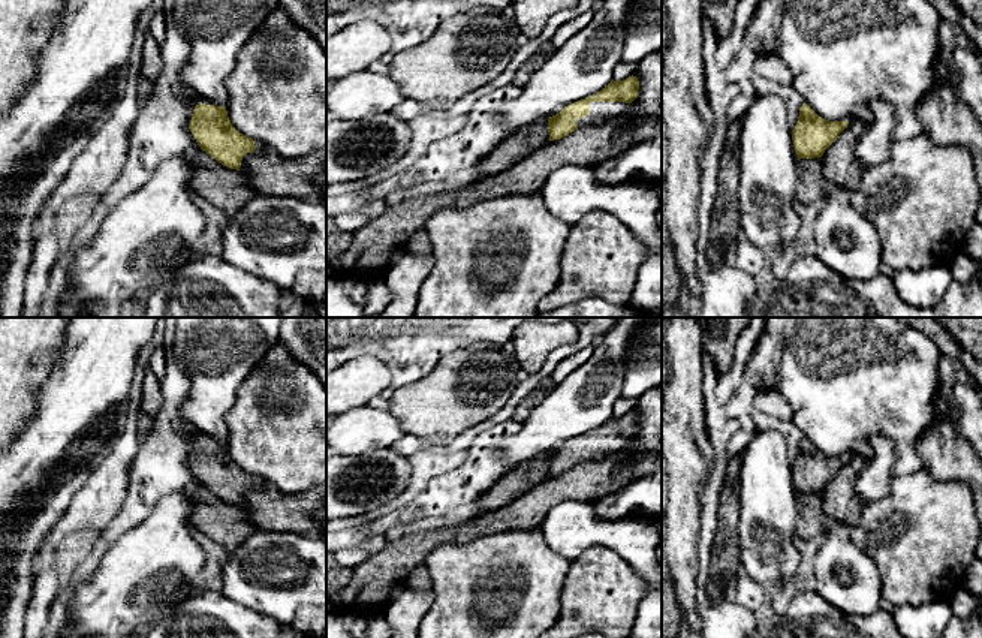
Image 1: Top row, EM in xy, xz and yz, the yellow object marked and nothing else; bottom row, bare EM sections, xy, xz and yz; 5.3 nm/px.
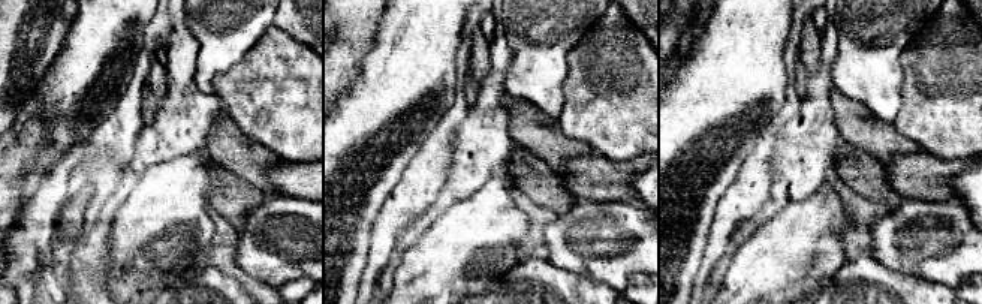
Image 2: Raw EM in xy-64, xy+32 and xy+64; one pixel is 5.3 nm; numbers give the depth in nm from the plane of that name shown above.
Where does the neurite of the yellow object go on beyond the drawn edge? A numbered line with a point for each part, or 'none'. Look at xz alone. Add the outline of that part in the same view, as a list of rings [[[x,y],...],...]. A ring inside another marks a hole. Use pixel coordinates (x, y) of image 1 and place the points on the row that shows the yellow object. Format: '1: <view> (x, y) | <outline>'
1: xz (599, 111) | [[[591,102],[590,114],[576,120],[578,129],[600,124],[608,118],[624,115],[630,111],[630,105],[626,102]]]

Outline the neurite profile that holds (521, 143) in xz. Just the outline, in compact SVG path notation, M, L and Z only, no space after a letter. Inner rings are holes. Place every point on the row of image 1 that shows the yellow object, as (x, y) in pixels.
M548 118L512 132L475 168L482 177L488 177L512 168L546 142L549 142Z

